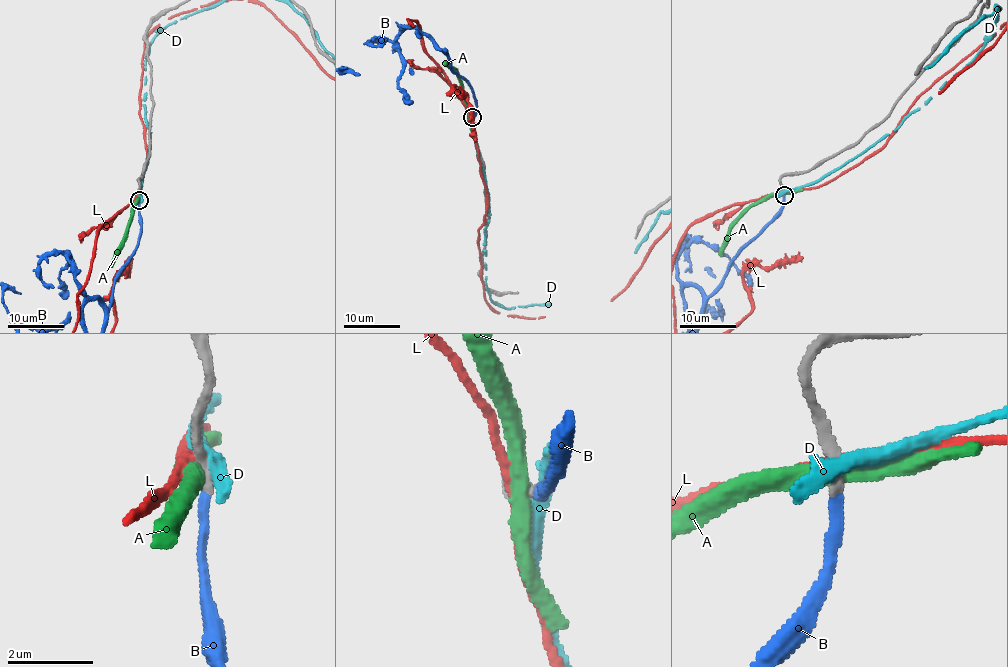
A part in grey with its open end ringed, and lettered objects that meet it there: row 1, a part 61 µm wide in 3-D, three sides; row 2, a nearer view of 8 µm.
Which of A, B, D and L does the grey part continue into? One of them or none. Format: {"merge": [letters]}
{"merge": ["B"]}

